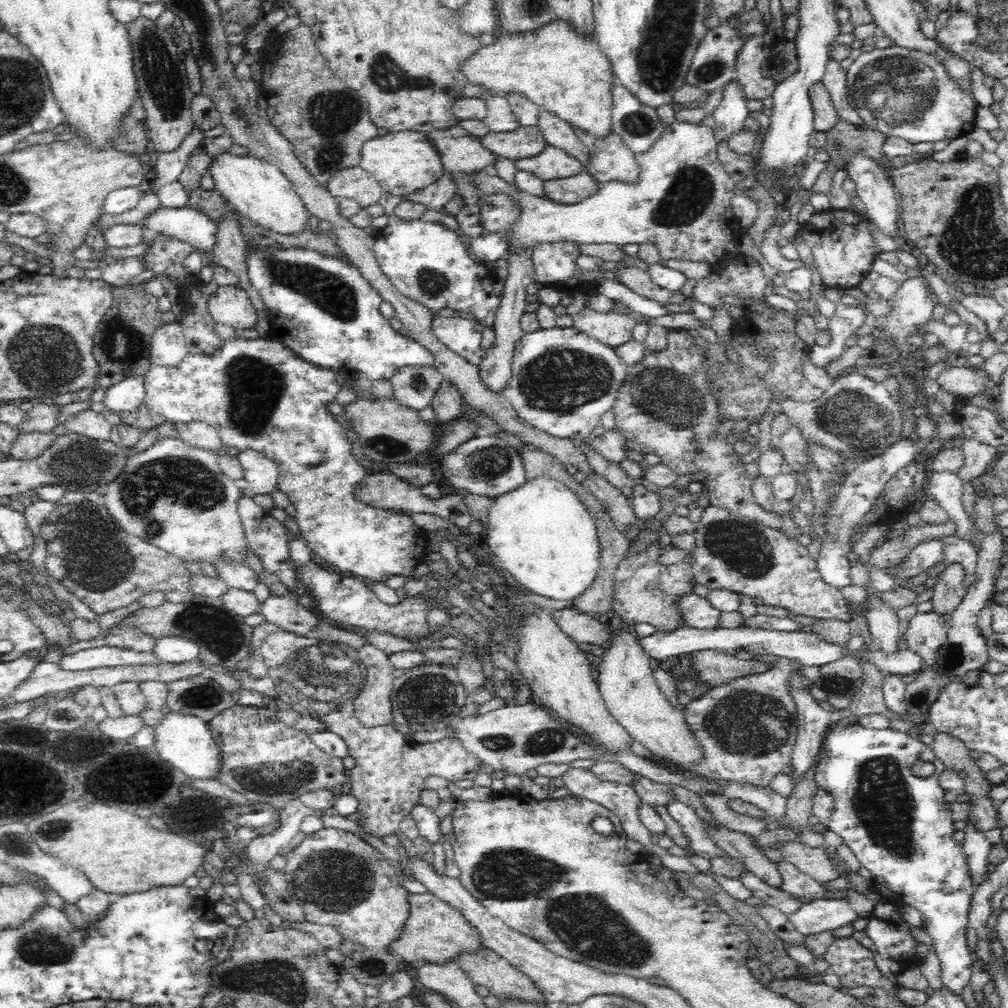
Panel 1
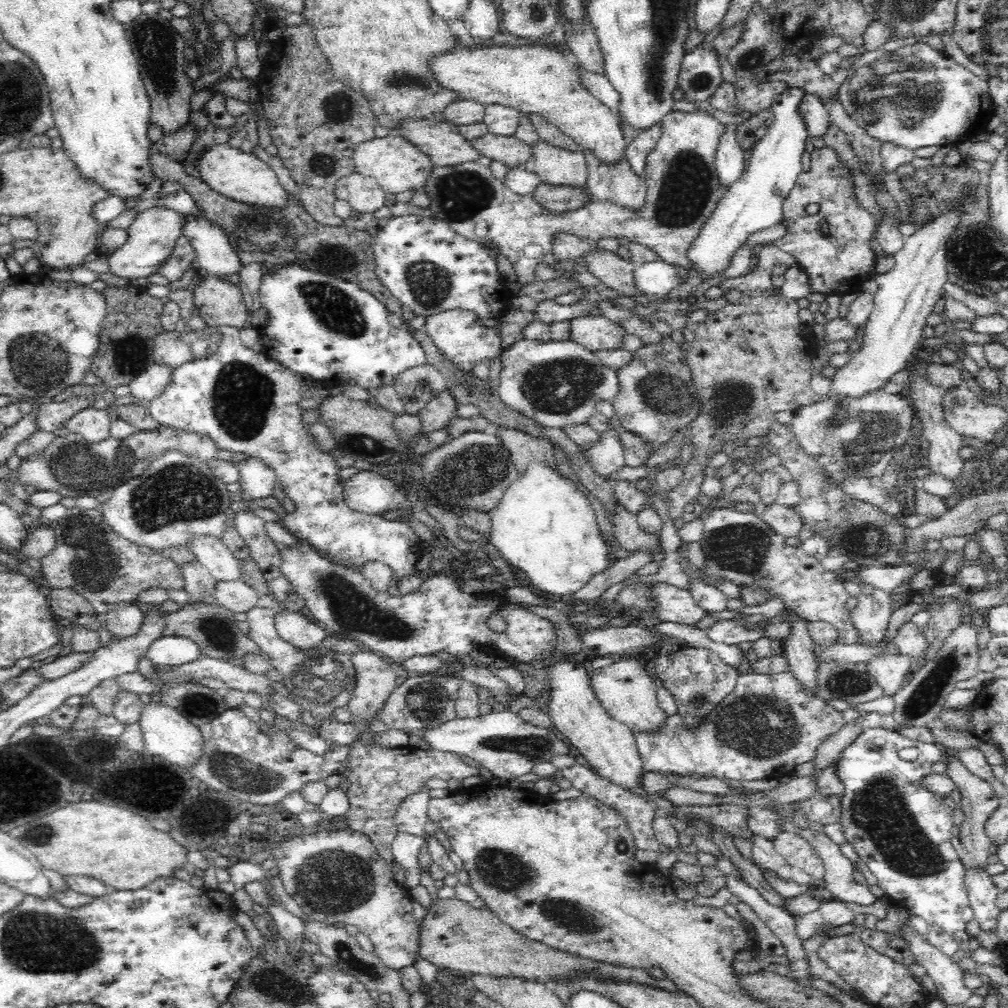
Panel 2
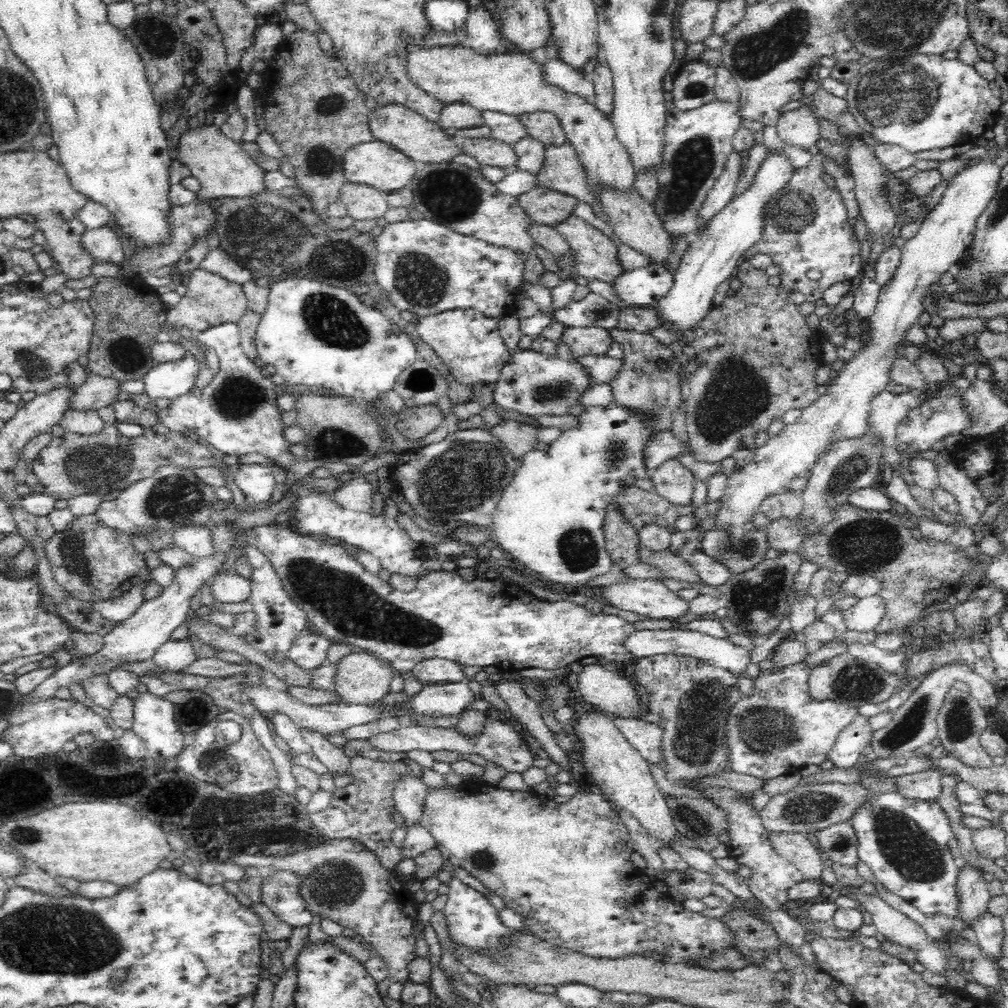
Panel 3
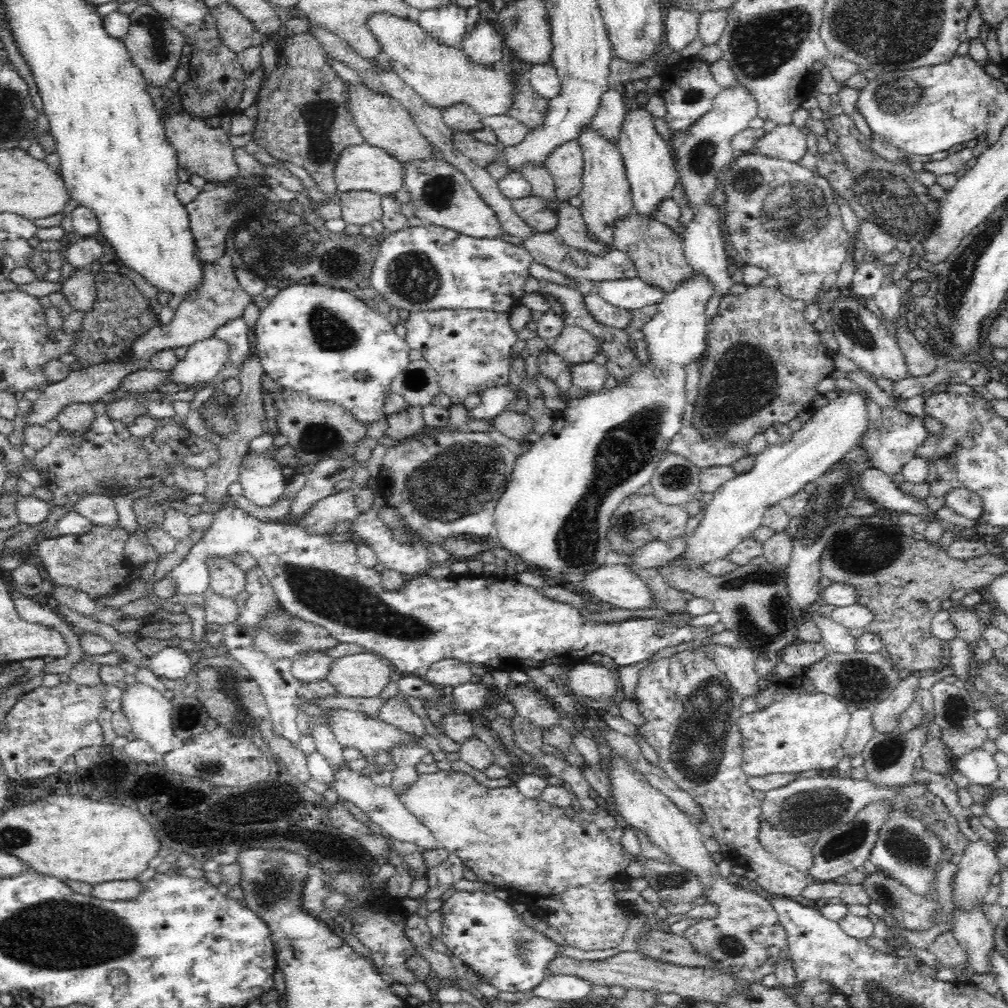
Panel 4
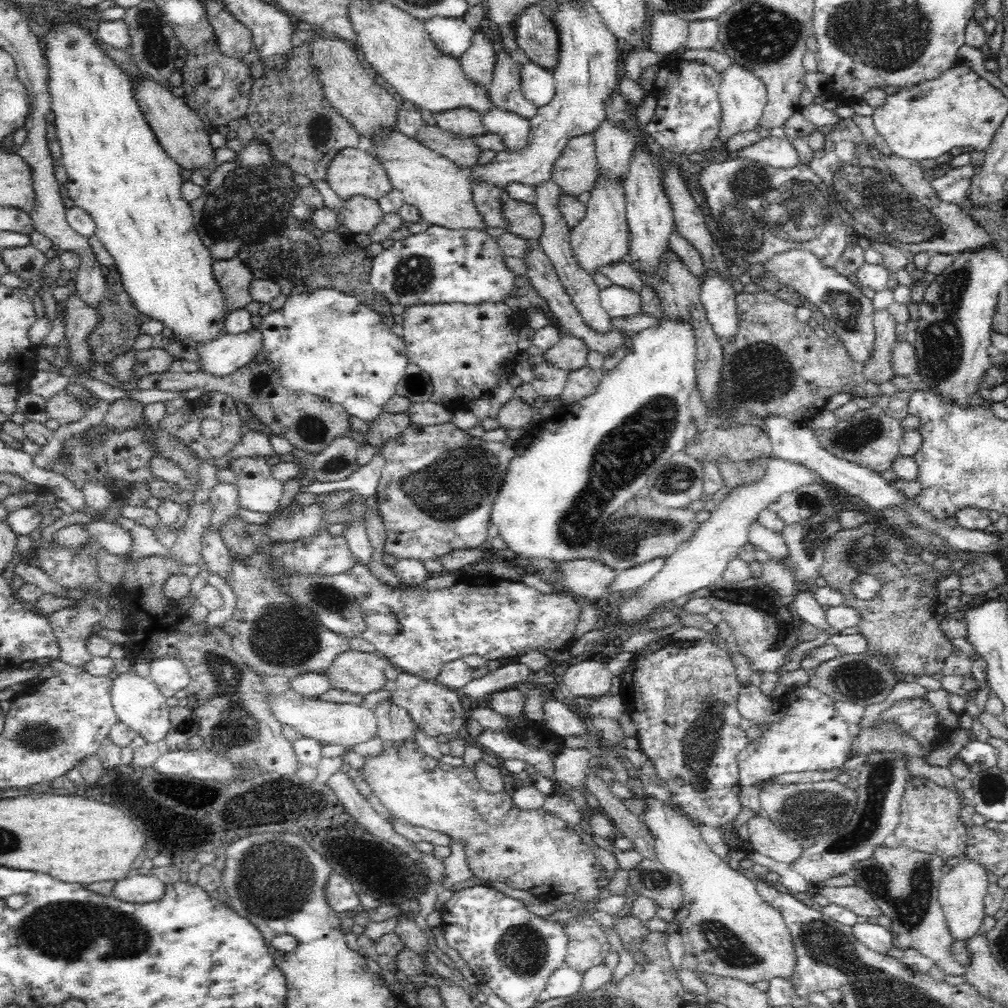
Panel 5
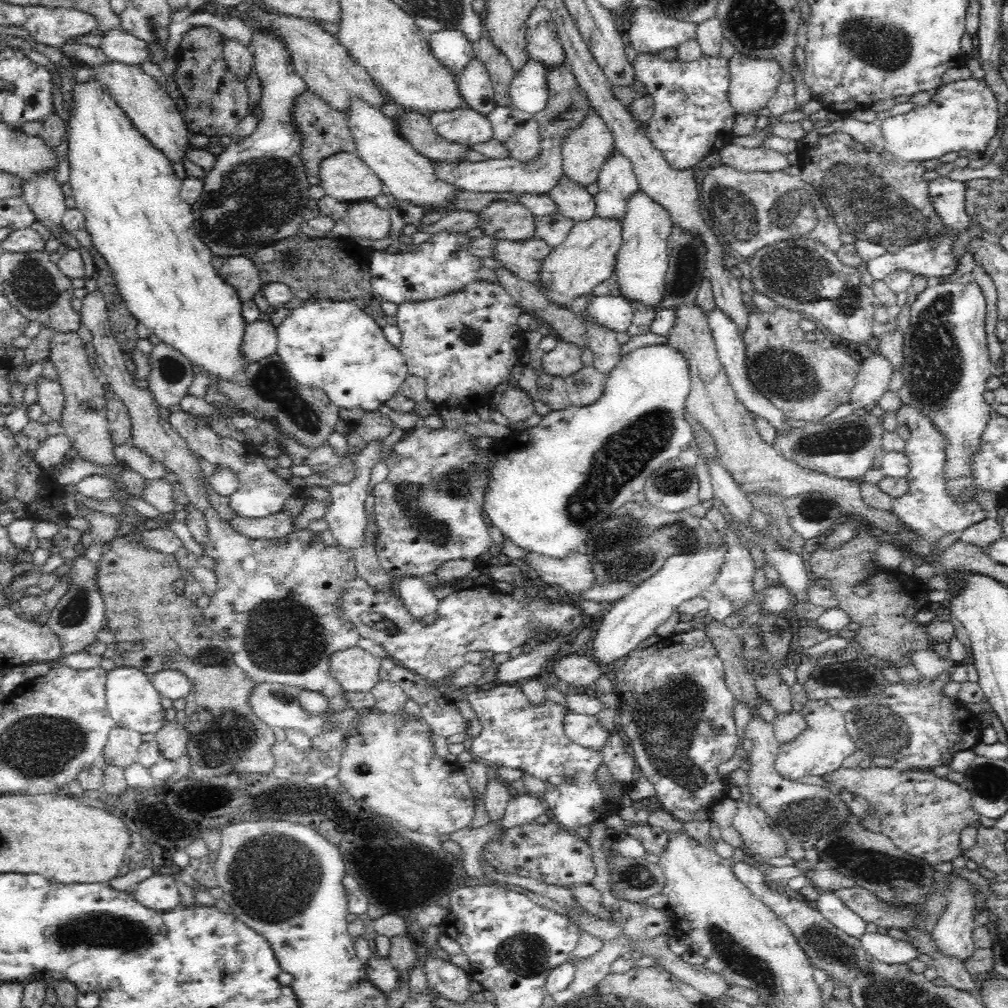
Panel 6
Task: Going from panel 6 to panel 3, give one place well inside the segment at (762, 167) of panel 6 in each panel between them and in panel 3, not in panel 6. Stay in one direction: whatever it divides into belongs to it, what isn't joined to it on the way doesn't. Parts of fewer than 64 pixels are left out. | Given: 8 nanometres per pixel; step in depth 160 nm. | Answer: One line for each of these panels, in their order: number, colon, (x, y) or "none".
3: (799, 127)
4: (787, 142)
5: (778, 152)

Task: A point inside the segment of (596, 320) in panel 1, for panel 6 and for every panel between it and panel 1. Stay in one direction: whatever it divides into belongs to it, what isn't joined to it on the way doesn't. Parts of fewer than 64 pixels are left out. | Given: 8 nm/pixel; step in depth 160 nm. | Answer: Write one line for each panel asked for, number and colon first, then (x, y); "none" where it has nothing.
2: (596, 333)
3: (583, 341)
4: (574, 345)
5: (570, 353)
6: (564, 360)

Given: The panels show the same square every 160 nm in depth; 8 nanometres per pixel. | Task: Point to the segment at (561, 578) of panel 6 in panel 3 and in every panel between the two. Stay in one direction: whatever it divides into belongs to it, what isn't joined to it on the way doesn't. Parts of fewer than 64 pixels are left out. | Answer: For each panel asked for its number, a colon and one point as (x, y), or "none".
3: (651, 598)
4: (615, 584)
5: (591, 579)

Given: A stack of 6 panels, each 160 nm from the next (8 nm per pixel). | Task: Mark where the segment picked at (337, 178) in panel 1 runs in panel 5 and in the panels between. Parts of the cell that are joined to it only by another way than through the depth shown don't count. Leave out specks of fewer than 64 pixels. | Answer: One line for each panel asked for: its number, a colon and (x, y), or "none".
2: (365, 195)
3: (362, 202)
4: (360, 208)
5: (361, 214)

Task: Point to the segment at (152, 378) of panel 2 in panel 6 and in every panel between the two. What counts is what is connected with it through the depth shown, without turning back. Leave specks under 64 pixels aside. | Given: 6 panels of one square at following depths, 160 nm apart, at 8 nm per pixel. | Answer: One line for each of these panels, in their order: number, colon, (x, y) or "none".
3: (170, 379)
4: (205, 358)
5: (229, 352)
6: (260, 340)

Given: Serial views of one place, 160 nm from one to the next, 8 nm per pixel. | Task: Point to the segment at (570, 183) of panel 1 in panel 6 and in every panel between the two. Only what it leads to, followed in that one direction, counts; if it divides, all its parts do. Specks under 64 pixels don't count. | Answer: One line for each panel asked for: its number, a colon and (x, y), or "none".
2: (558, 199)
3: (544, 206)
4: (542, 216)
5: (522, 219)
6: (504, 220)

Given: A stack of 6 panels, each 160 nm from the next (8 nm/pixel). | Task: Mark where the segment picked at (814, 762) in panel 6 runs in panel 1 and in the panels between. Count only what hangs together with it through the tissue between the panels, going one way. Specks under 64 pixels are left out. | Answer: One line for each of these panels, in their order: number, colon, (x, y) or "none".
1: (746, 728)
2: (769, 723)
3: (778, 729)
4: (803, 729)
5: (811, 736)

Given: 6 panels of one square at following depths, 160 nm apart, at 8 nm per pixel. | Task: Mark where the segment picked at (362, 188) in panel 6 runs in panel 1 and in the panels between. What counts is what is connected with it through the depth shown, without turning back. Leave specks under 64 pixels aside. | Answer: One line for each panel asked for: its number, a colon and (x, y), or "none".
1: (404, 162)
2: (397, 165)
3: (376, 164)
4: (362, 167)
5: (353, 171)

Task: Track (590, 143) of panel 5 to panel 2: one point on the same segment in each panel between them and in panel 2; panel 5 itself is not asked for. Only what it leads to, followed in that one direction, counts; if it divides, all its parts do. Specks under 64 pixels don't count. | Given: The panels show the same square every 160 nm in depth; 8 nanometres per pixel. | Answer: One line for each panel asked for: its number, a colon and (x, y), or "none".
2: (557, 166)
3: (562, 171)
4: (565, 164)

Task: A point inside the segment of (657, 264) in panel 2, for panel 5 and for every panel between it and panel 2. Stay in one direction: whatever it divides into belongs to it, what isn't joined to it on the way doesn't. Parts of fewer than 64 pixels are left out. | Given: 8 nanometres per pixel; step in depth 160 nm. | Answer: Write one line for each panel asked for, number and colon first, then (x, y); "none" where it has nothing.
3: (643, 287)
4: (633, 294)
5: (618, 302)

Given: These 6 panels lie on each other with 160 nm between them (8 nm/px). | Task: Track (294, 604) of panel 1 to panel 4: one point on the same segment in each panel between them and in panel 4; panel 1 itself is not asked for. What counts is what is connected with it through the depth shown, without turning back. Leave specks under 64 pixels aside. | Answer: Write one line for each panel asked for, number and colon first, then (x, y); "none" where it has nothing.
2: (293, 626)
3: (309, 650)
4: (311, 666)

